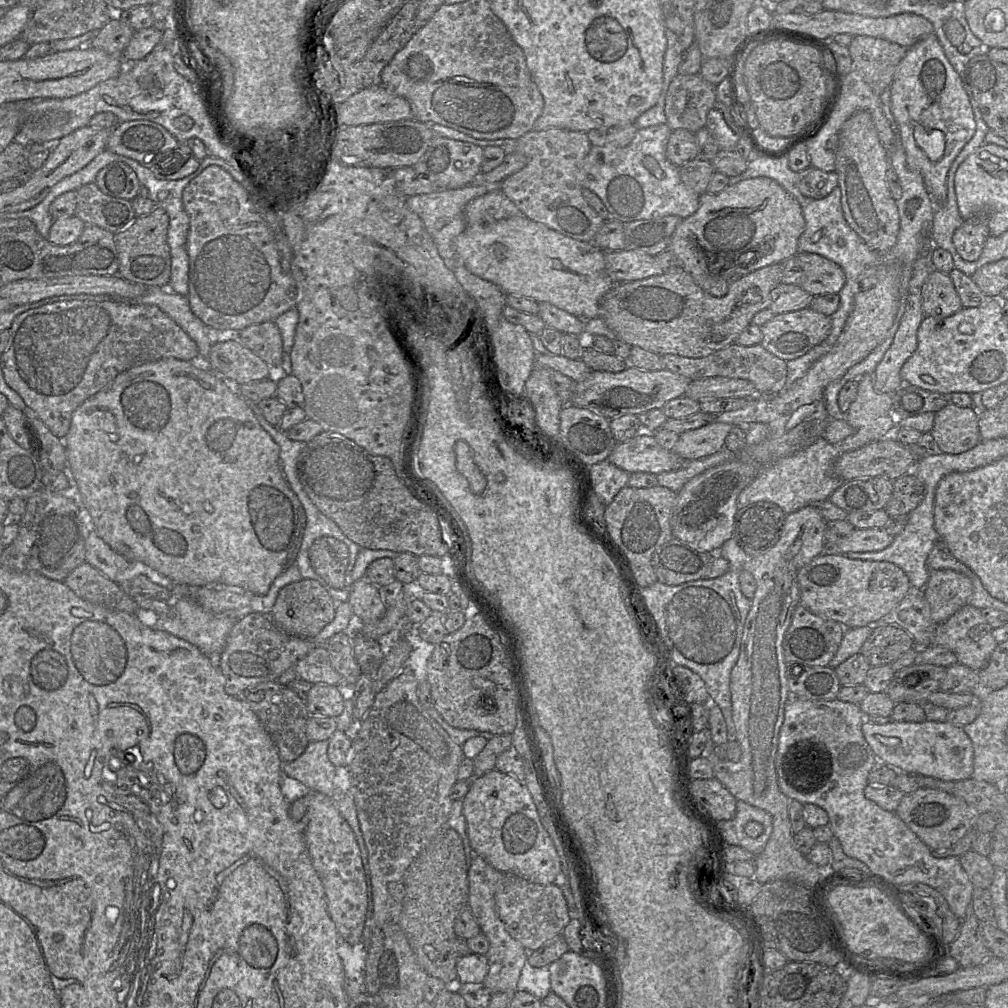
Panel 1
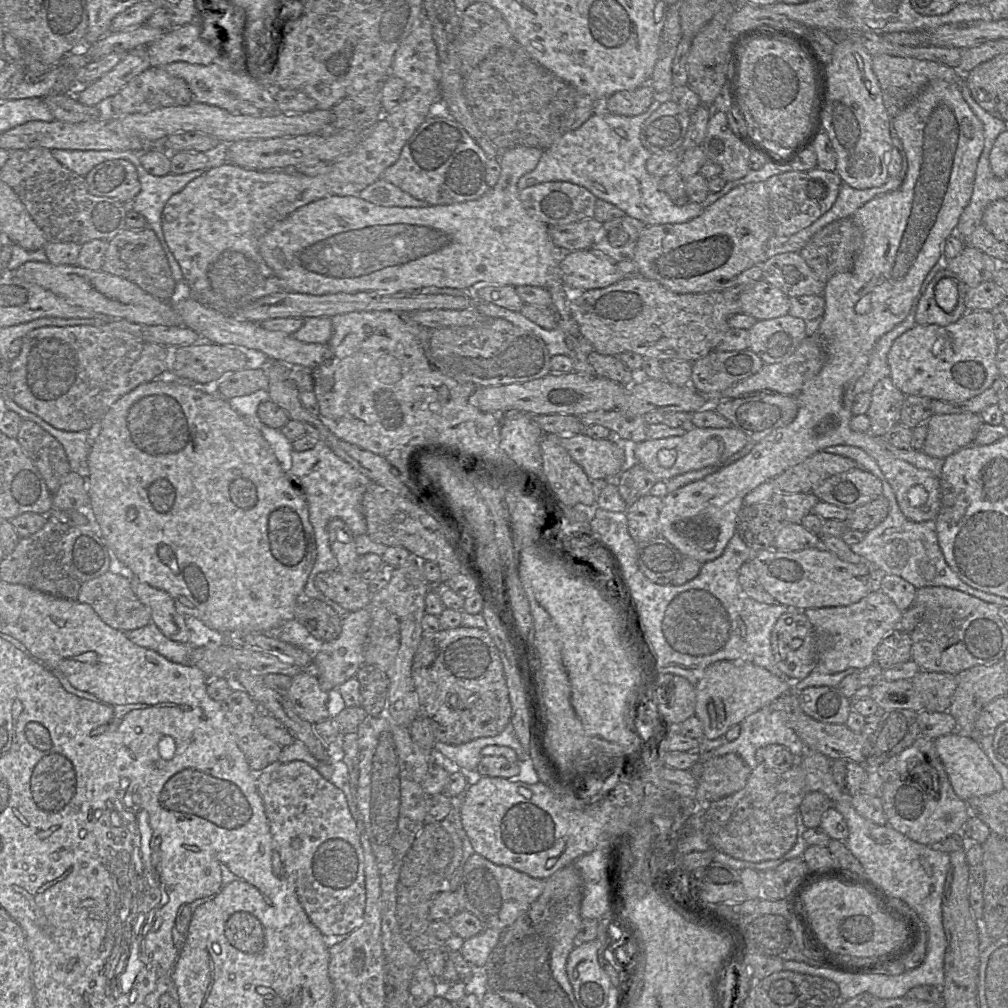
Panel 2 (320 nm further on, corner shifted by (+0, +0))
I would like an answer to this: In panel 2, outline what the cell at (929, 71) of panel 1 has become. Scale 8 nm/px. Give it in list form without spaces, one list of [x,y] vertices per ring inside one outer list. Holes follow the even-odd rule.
[[[932,80],[893,119],[893,124],[904,147],[908,168],[900,186],[878,195],[853,214],[852,220],[861,232],[861,247],[851,269],[833,275],[826,282],[823,297],[825,310],[818,333],[824,340],[827,360],[821,371],[805,383],[798,394],[799,409],[793,422],[774,430],[756,442],[741,459],[703,479],[691,482],[668,493],[659,513],[659,535],[673,544],[684,557],[704,564],[721,556],[736,533],[736,519],[743,507],[744,497],[785,470],[803,462],[813,454],[835,445],[851,445],[863,449],[878,464],[890,484],[904,516],[912,521],[934,520],[941,505],[941,484],[931,471],[915,467],[886,450],[879,438],[868,432],[856,432],[850,427],[854,386],[868,365],[876,341],[910,312],[930,269],[943,260],[942,245],[955,232],[960,215],[972,196],[979,157],[984,148],[982,122],[964,100],[958,84]]]

